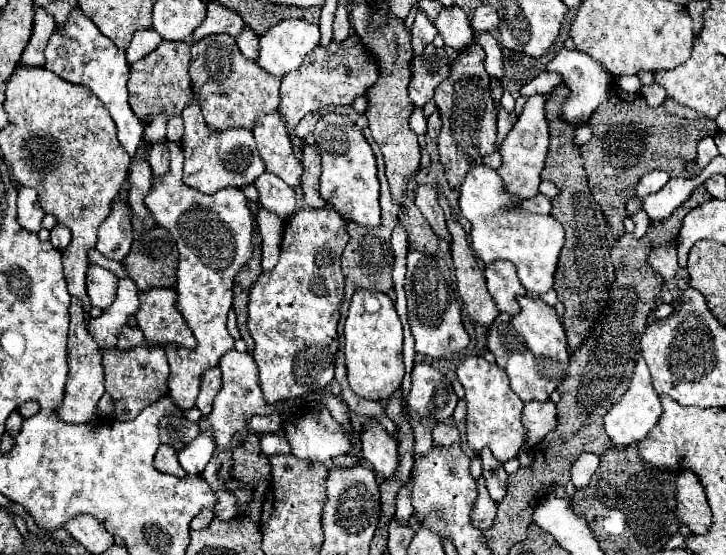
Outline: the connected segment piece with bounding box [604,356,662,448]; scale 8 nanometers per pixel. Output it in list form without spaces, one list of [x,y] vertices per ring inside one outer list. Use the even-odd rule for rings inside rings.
[[[640,356],[634,368],[634,376],[632,376],[632,386],[630,390],[622,396],[622,400],[604,416],[604,430],[606,434],[614,440],[614,446],[624,448],[632,442],[642,440],[658,422],[658,416],[662,414],[662,406],[660,406],[660,398],[658,394],[654,394],[654,386],[650,382],[650,370],[644,362],[644,358]]]

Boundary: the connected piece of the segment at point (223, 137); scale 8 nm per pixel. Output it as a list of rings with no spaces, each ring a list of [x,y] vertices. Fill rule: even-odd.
[[[196,98],[192,100],[190,106],[184,108],[182,120],[184,120],[182,148],[186,154],[184,184],[188,184],[188,186],[192,186],[204,194],[214,194],[226,186],[242,188],[246,184],[252,184],[266,170],[262,158],[258,156],[252,130],[230,128],[230,130],[224,130],[218,134],[208,132],[208,128],[204,126],[200,104]]]

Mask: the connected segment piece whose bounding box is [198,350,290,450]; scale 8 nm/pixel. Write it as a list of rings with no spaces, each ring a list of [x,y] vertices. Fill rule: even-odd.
[[[230,350],[228,354],[224,354],[220,358],[220,370],[222,370],[222,388],[218,392],[218,396],[214,398],[214,406],[212,406],[212,412],[202,416],[198,420],[198,426],[200,426],[200,434],[206,436],[210,432],[214,444],[222,450],[222,448],[228,448],[230,446],[230,440],[232,440],[232,434],[234,432],[242,432],[242,434],[248,434],[250,432],[250,418],[254,414],[272,414],[272,412],[280,412],[284,420],[290,420],[290,412],[286,410],[284,404],[276,402],[276,404],[268,404],[264,398],[262,398],[262,390],[258,386],[258,370],[256,370],[256,364],[252,360],[252,356],[248,352],[236,352],[236,350]]]

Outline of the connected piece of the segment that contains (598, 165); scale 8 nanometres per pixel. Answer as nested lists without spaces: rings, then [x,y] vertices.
[[[614,84],[608,102],[600,104],[588,122],[592,124],[594,136],[582,146],[582,162],[592,196],[606,216],[608,230],[616,238],[624,232],[626,202],[634,196],[640,178],[652,170],[668,170],[672,178],[688,178],[684,164],[696,156],[698,142],[708,136],[708,118],[686,120],[670,116],[664,108],[646,106],[638,92],[624,92]]]

